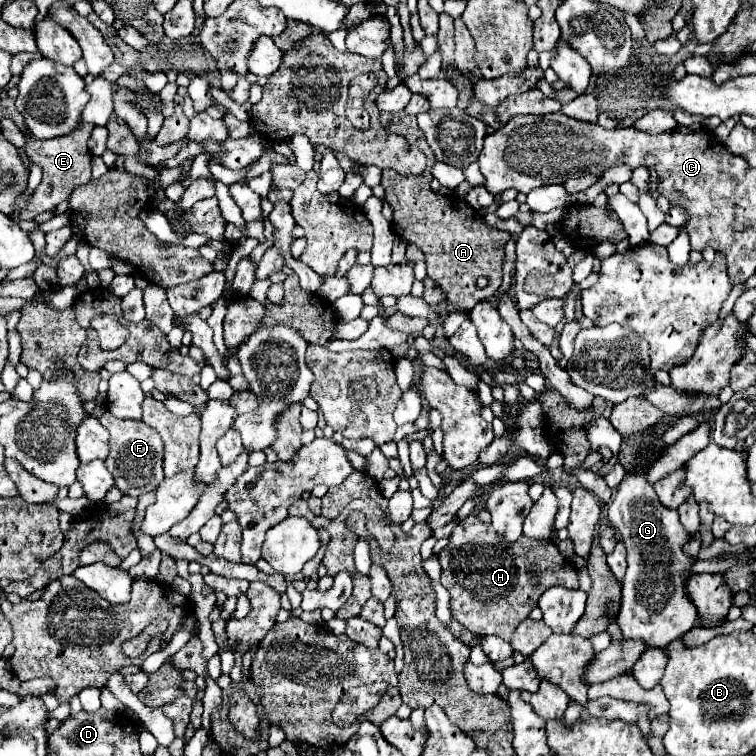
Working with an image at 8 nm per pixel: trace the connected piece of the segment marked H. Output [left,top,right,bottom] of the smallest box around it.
[438,513,578,641]

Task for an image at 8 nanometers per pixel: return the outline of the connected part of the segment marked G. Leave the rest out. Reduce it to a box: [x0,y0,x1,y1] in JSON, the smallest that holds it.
[608,475,696,649]

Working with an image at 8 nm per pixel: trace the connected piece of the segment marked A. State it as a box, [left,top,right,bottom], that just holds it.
[382,164,510,313]

